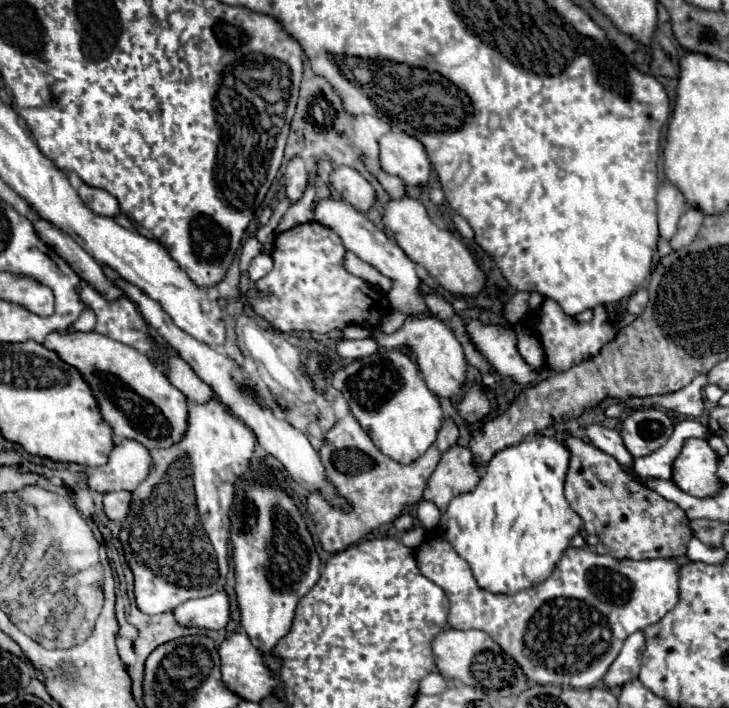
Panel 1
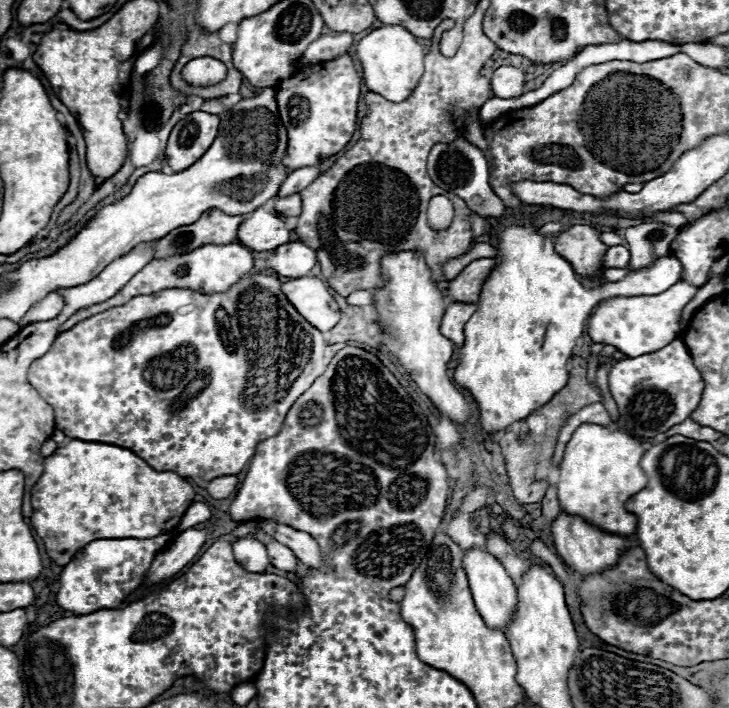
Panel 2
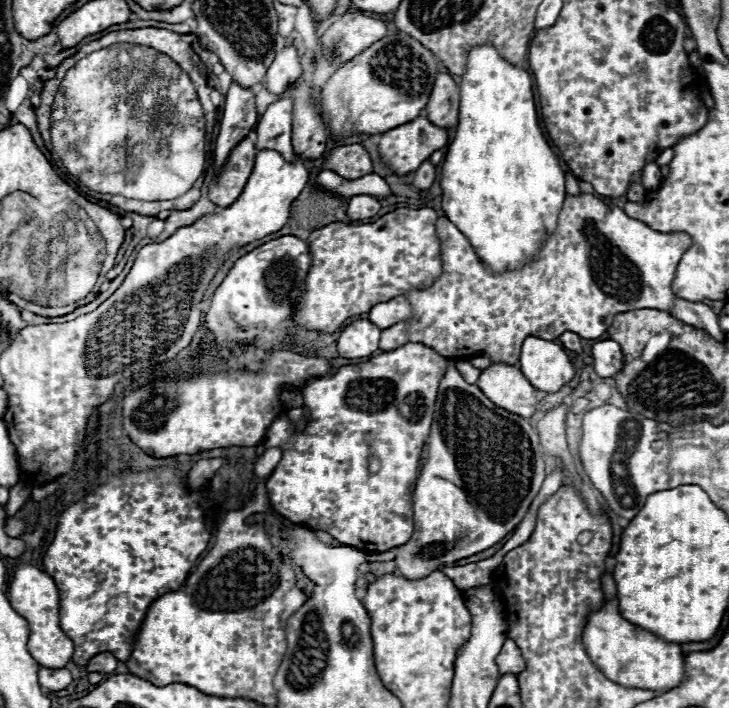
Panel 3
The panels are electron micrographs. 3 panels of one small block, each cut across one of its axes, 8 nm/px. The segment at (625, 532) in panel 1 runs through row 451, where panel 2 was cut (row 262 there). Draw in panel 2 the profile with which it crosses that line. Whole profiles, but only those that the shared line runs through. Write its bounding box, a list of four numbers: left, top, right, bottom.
[554,224,608,278]

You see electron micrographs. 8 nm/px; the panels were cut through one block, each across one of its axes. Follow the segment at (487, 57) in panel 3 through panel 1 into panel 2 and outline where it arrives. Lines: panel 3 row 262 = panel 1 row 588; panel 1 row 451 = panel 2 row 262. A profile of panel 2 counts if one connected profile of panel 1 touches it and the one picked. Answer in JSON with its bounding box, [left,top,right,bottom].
[454,226,682,434]

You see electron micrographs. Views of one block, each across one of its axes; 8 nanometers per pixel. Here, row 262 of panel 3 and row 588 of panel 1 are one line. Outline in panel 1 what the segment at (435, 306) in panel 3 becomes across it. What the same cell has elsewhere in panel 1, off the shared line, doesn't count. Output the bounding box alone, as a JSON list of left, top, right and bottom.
[414,532,680,688]

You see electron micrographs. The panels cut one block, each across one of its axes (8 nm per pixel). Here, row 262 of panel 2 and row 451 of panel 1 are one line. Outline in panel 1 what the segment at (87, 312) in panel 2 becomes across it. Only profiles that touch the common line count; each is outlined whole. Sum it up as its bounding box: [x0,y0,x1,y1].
[118,398,254,612]

